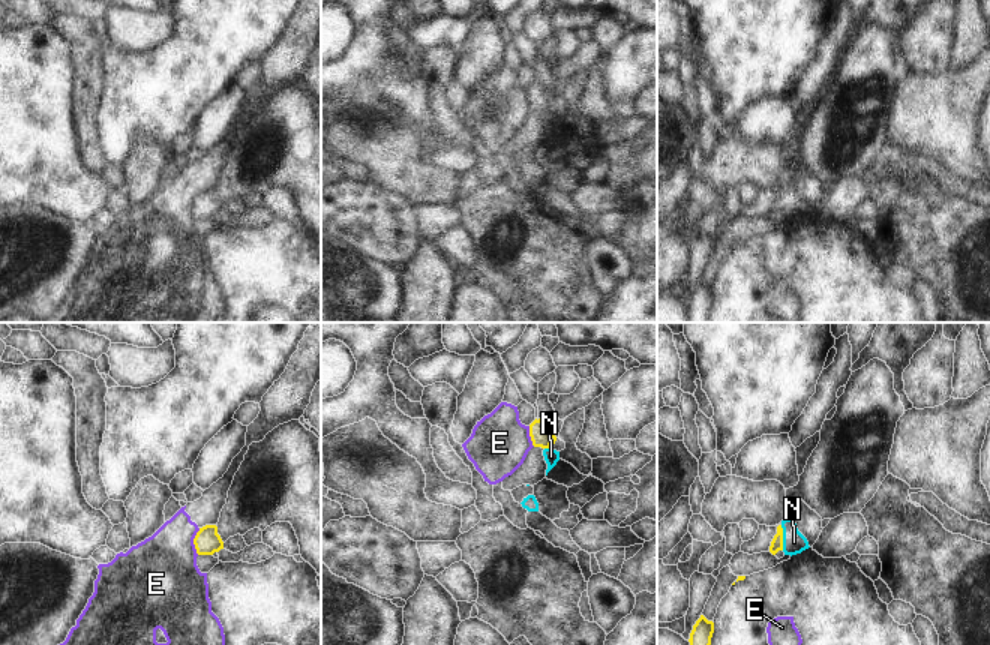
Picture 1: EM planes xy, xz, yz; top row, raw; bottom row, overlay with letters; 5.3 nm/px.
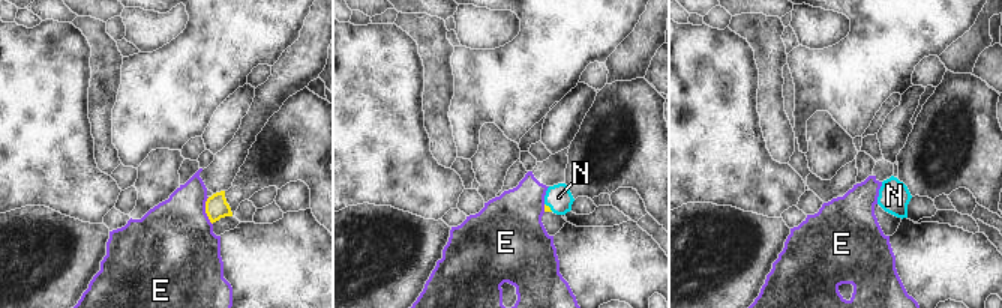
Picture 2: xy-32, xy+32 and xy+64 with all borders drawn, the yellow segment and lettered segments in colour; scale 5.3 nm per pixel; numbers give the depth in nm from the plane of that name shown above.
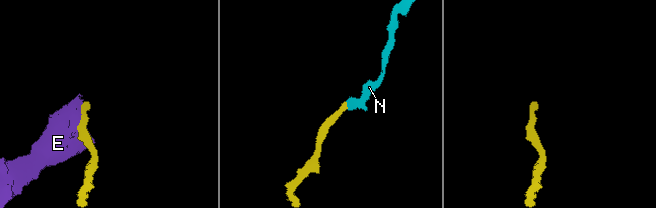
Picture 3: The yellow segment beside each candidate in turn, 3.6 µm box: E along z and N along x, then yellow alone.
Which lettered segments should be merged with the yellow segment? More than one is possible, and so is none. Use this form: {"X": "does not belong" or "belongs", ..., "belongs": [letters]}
{"E": "does not belong", "N": "belongs", "belongs": ["N"]}

